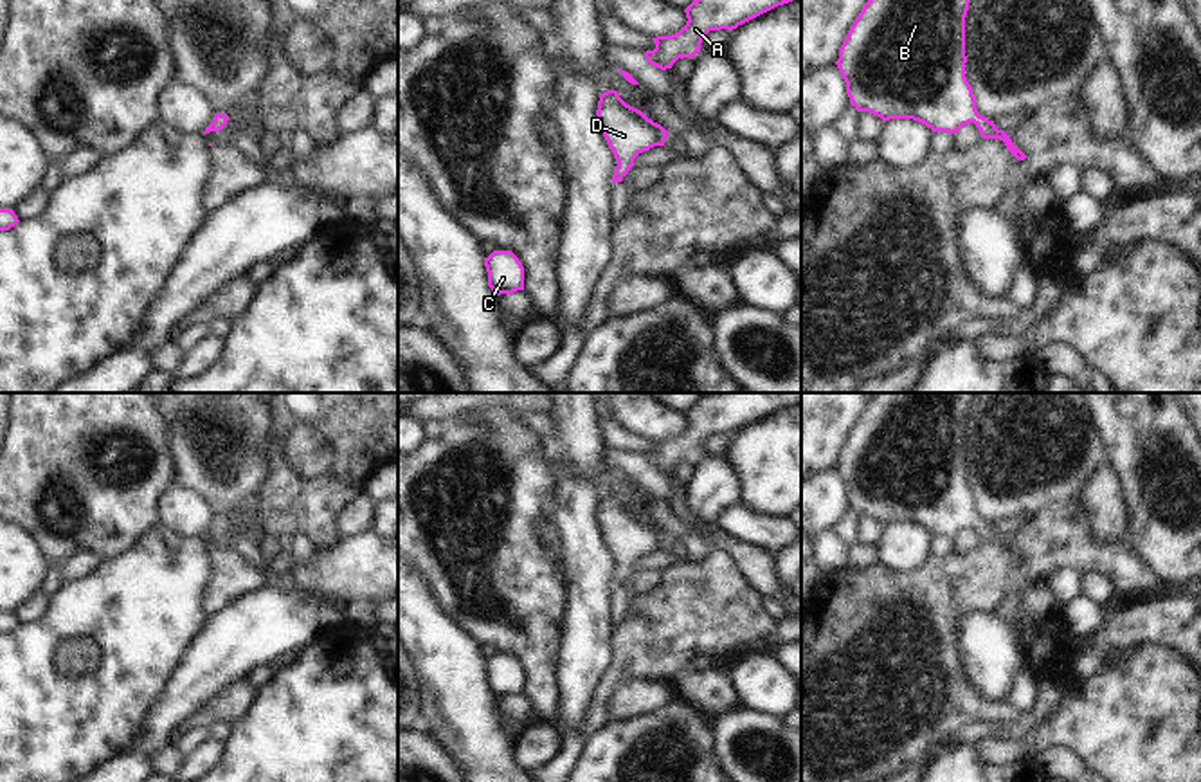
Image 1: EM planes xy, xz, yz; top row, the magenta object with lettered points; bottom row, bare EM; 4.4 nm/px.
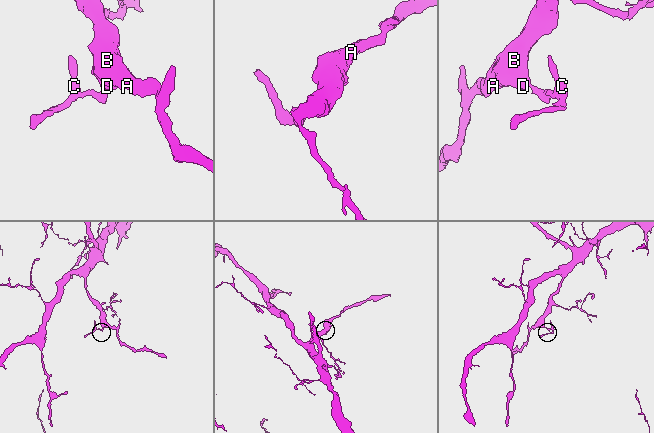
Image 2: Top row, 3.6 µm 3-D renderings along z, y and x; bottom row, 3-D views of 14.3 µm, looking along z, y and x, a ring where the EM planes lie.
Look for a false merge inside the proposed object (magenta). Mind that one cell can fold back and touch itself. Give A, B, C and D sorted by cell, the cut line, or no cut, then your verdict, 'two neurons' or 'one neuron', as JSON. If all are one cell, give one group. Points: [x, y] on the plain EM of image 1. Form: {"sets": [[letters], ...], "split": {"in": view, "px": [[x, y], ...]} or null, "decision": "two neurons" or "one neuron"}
{"sets": [["A", "B", "C", "D"]], "split": null, "decision": "one neuron"}

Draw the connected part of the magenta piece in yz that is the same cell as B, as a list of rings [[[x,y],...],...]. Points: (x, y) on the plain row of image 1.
[[[875,393],[850,431],[835,465],[844,486],[850,508],[857,515],[870,515],[882,524],[913,523],[935,535],[956,537],[962,530],[974,526],[983,542],[999,542],[1017,562],[1026,559],[1017,553],[994,524],[980,519],[972,492],[965,481],[965,420],[969,404],[976,393]]]

